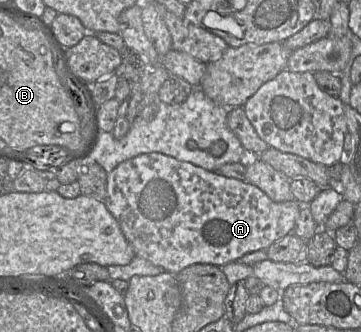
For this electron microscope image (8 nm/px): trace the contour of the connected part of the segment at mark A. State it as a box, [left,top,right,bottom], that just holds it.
[103,153,301,275]

